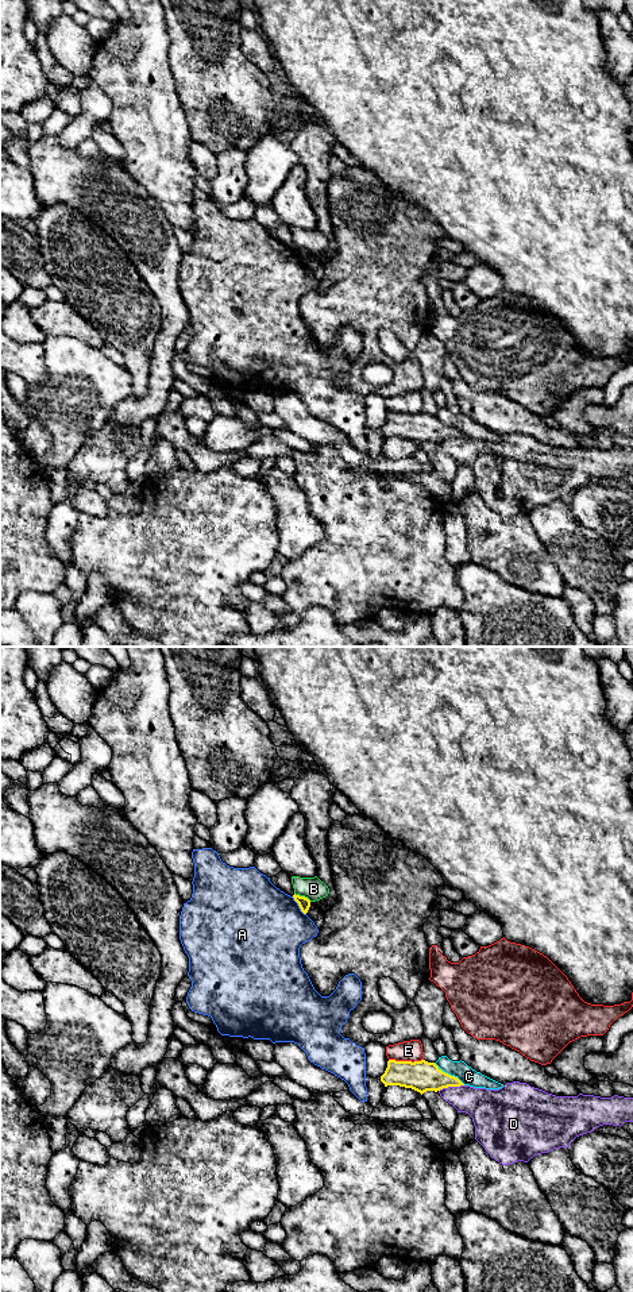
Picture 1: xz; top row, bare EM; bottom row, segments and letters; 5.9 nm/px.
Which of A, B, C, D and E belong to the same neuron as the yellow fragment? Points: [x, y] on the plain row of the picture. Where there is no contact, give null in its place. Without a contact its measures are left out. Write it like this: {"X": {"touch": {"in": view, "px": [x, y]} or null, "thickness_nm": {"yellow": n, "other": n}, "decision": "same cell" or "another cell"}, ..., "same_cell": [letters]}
{"A": {"touch": {"in": "xz", "px": [298, 257]}, "thickness_nm": {"yellow": 70, "other": 480}, "decision": "another cell"}, "B": {"touch": {"in": "xz", "px": [303, 249]}, "thickness_nm": {"yellow": 70, "other": 140}, "decision": "another cell"}, "C": {"touch": {"in": "xz", "px": [450, 427]}, "thickness_nm": {"yellow": 190, "other": 110}, "decision": "another cell"}, "D": {"touch": {"in": "xz", "px": [451, 438]}, "thickness_nm": {"yellow": 190, "other": 220}, "decision": "another cell"}, "E": {"touch": {"in": "xz", "px": [406, 413]}, "thickness_nm": {"yellow": 190, "other": 130}, "decision": "another cell"}, "same_cell": []}

